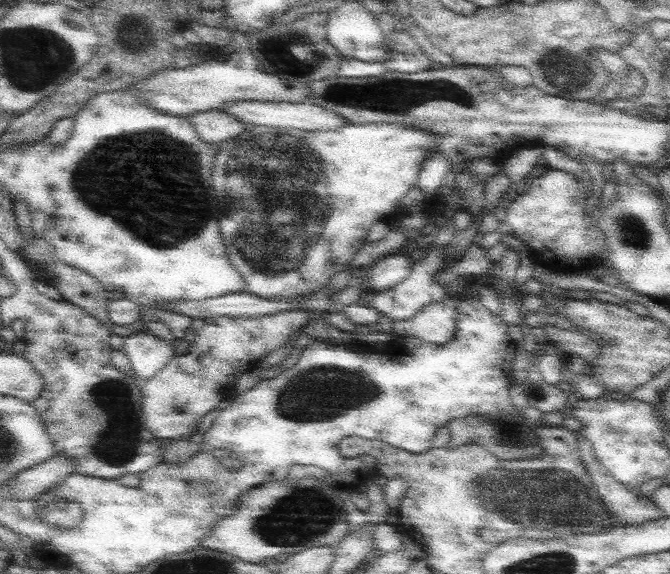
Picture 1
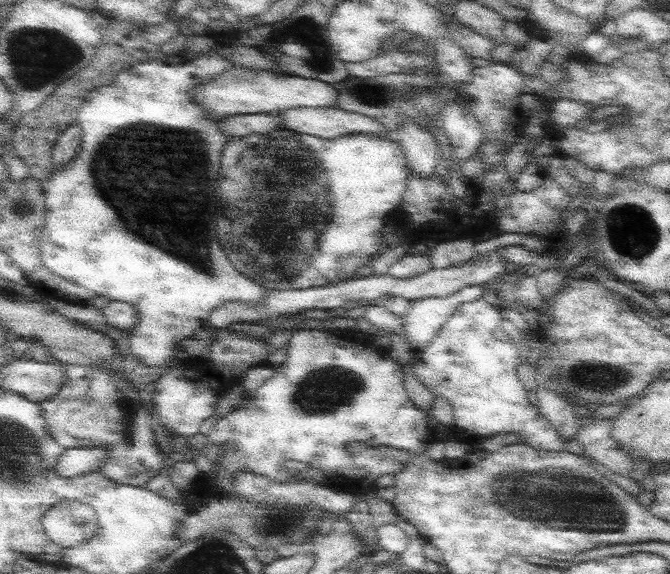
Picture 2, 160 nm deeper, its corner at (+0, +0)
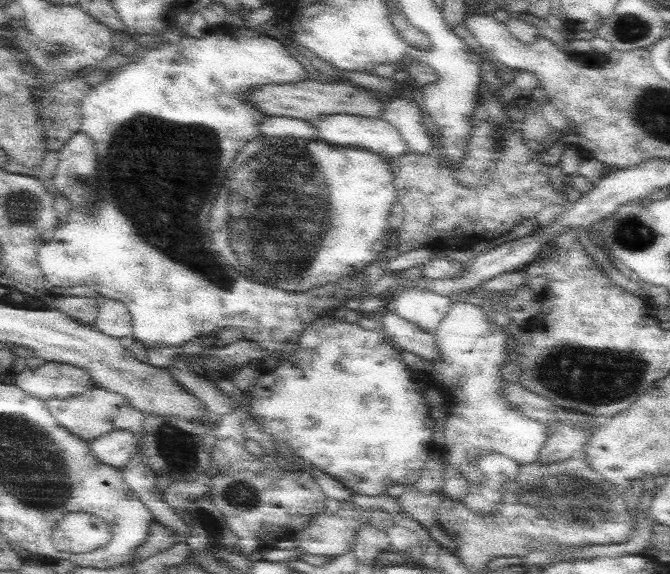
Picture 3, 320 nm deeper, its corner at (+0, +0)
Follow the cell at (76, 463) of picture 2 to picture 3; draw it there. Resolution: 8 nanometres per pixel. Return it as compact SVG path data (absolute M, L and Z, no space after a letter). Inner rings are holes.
M118 429L90 442L90 452L102 464L122 469L136 453L136 438L132 431Z

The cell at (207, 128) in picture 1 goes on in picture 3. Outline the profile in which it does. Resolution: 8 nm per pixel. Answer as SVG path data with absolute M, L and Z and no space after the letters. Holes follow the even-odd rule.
M266 116L261 122L261 136L320 140L319 130L311 121L286 116Z

